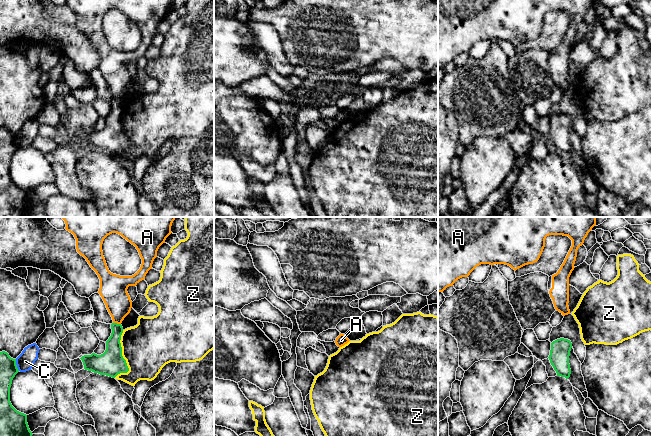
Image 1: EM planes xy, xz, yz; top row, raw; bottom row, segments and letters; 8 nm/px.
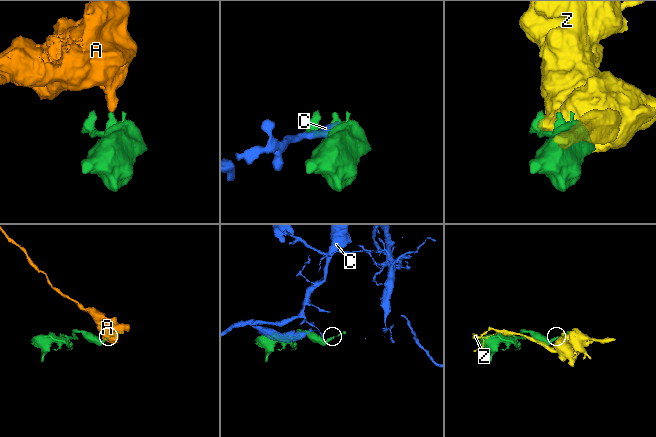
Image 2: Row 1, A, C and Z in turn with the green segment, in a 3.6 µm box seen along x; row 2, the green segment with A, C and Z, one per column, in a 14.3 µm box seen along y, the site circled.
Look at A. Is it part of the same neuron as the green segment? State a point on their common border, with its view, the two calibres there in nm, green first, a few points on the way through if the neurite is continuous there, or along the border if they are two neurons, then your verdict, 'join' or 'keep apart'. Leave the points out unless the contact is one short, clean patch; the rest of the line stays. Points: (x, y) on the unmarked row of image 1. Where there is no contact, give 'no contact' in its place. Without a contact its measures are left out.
meets green in xy at (116, 99); 140 nm thick on the green side, 220 nm on the other; border along xy (113, 98), (120, 100); keep apart

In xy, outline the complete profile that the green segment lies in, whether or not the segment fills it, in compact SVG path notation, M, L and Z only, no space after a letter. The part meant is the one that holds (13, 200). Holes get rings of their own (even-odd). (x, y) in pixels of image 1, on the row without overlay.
M0 128L0 217L31 217L32 208L27 191L17 187L10 178L10 163L19 148L16 135Z

